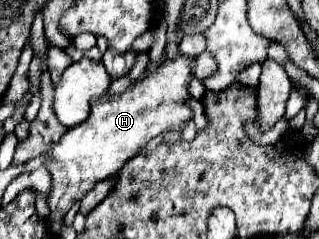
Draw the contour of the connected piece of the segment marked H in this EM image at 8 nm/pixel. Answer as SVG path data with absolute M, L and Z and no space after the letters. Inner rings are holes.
M177 56L173 62L163 64L155 74L129 86L123 94L101 96L95 100L95 106L91 100L89 118L67 130L61 140L51 144L45 152L45 168L51 174L47 204L53 218L63 218L63 214L87 194L95 182L117 174L149 140L167 130L177 130L191 120L191 108L185 104L189 98L185 90L191 76L191 58Z

